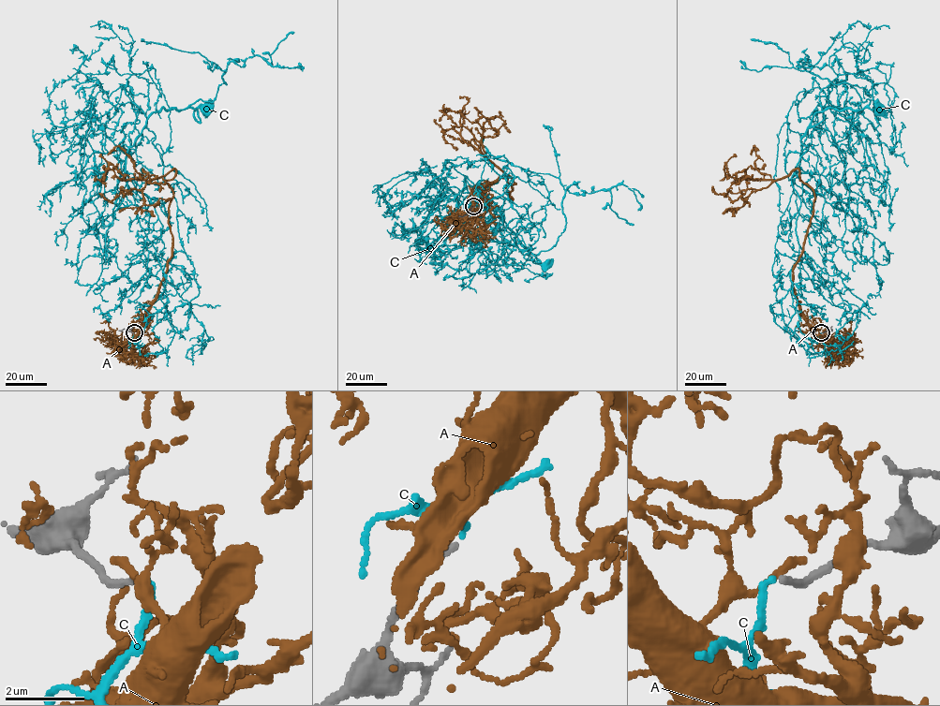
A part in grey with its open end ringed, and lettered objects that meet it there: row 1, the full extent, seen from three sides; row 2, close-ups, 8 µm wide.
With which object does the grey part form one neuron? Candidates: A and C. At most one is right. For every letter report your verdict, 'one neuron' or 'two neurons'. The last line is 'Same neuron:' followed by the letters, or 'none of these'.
A: two neurons
C: one neuron
Same neuron: C

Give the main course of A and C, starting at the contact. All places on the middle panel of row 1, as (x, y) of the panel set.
A: (473, 206), (499, 177), (512, 199), (505, 186), (515, 183), (463, 139), (463, 115), (444, 104)
C: (473, 206), (485, 158), (503, 155), (505, 176), (474, 184), (465, 175), (467, 190), (487, 197), (544, 263)

